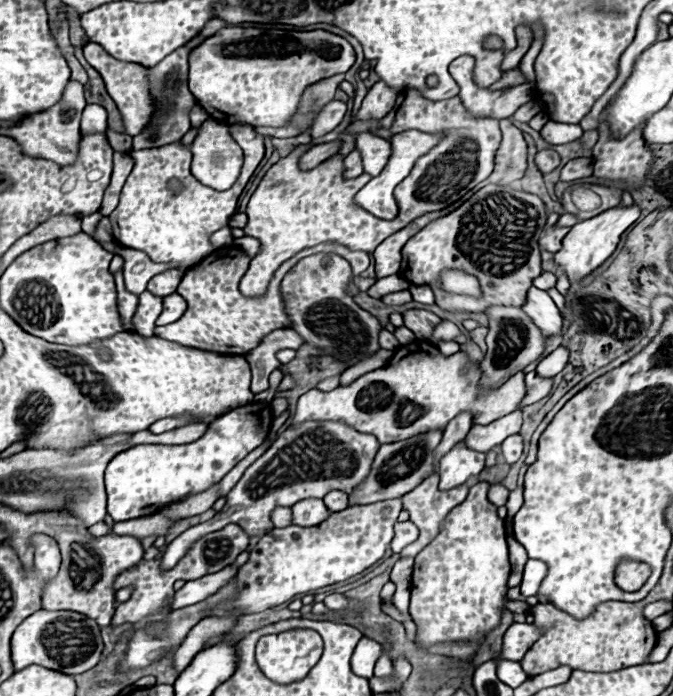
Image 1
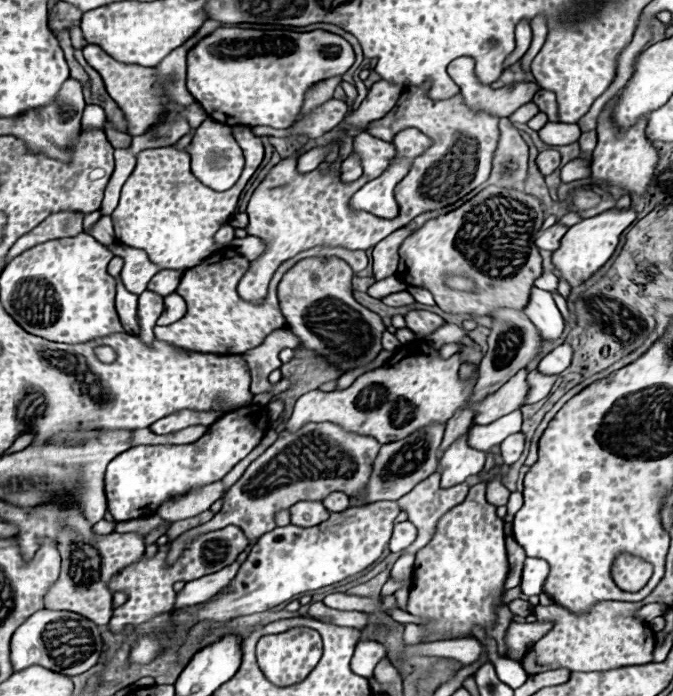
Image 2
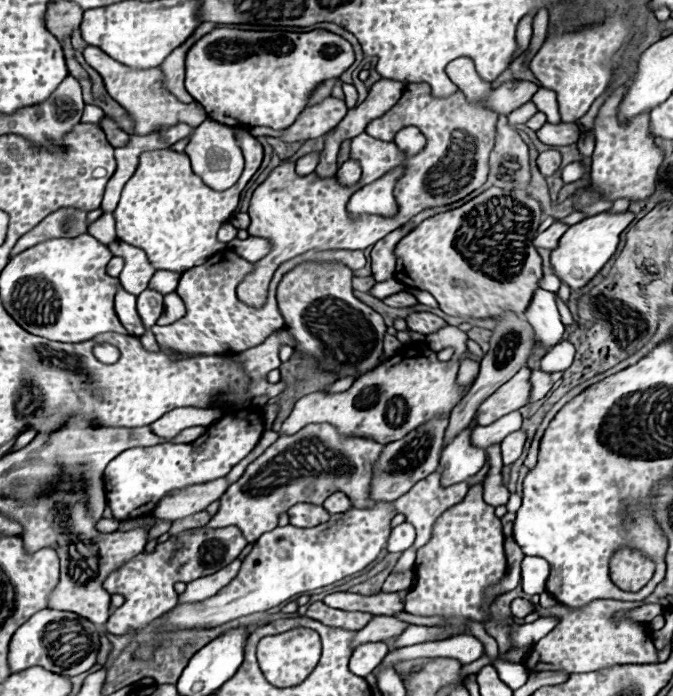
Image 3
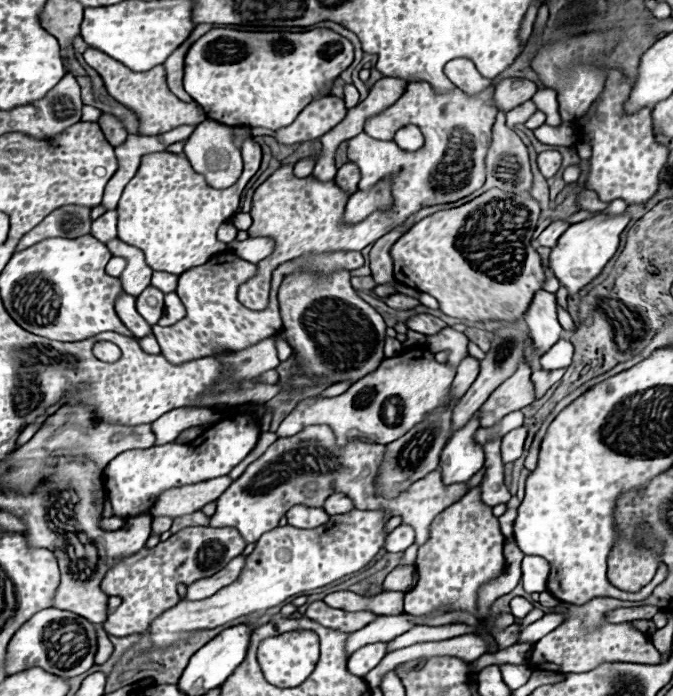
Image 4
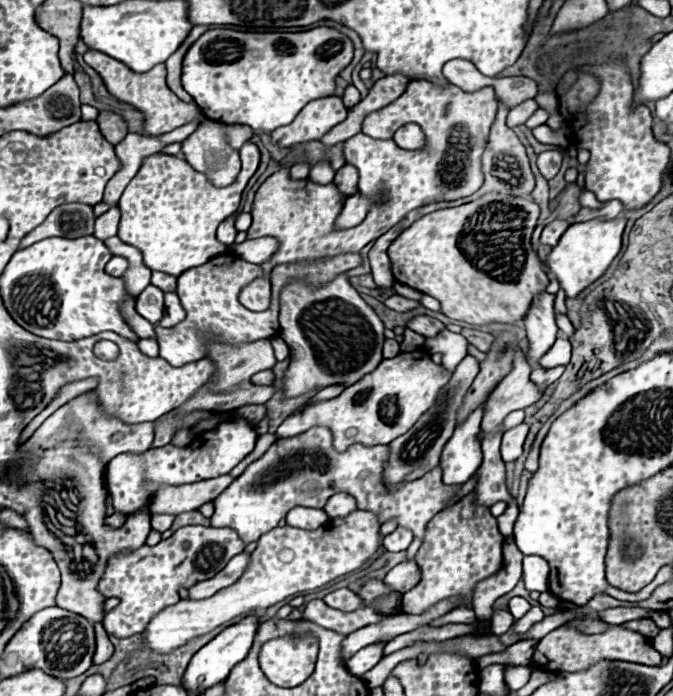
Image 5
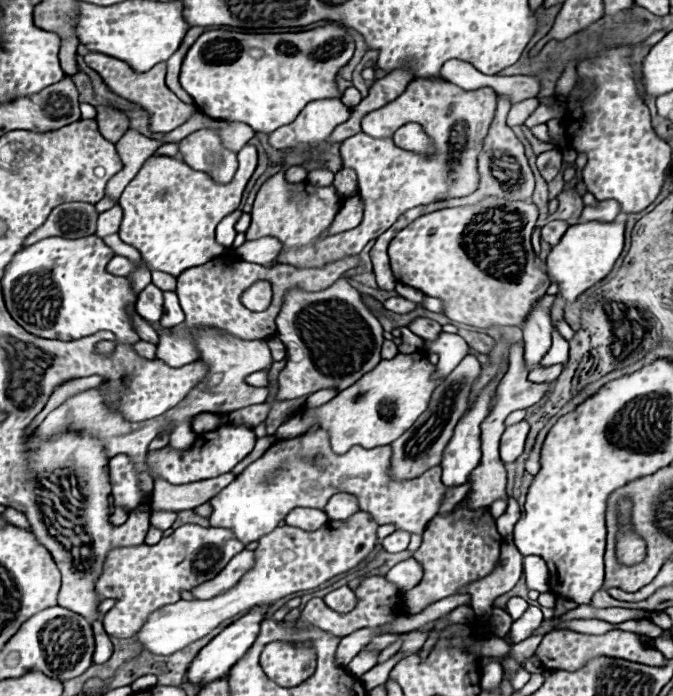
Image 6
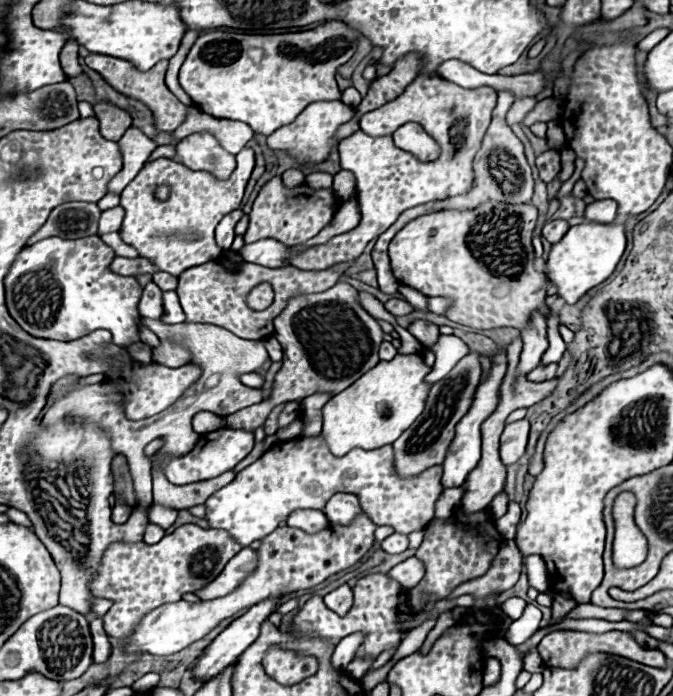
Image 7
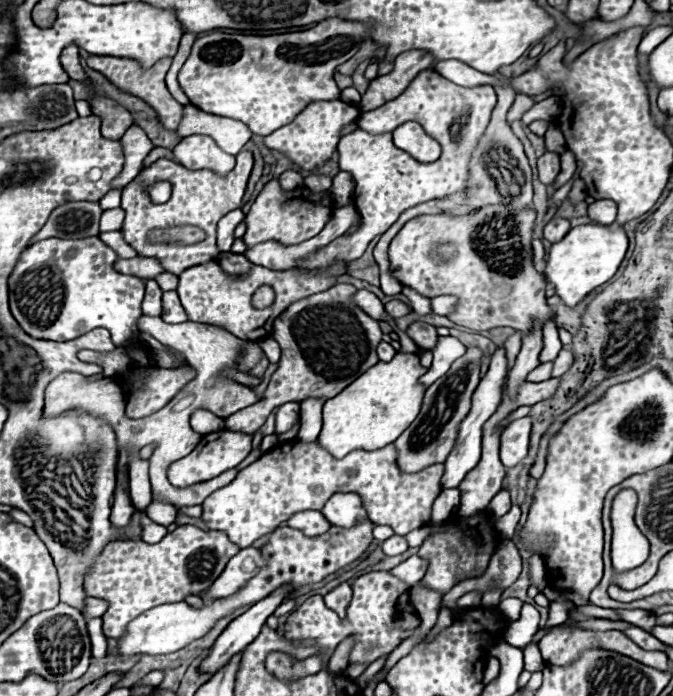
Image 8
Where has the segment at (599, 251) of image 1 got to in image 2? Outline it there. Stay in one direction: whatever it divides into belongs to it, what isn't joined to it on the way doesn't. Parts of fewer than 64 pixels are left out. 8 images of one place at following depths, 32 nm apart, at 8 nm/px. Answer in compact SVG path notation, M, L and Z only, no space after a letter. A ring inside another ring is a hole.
M608 210L598 216L592 216L588 220L582 220L568 228L568 232L560 240L560 248L552 252L552 264L560 272L560 276L574 288L584 284L600 266L608 262L608 258L614 254L620 234L636 220L634 210Z

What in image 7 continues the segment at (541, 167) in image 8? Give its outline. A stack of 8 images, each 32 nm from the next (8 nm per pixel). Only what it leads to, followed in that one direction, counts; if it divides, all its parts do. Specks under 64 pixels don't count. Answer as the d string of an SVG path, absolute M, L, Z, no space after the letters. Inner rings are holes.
M548 150L548 152L540 154L538 160L536 160L536 166L538 166L540 178L542 178L546 184L552 182L552 180L558 176L558 172L560 172L560 152Z

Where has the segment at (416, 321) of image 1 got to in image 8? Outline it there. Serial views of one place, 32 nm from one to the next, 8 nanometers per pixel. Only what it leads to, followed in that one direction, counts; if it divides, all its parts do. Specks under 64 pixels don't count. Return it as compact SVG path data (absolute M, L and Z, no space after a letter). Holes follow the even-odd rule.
M414 322L408 326L408 336L412 338L412 342L420 348L420 350L432 350L436 346L436 340L438 340L438 334L436 334L436 328L430 326L430 324L424 324L424 322Z

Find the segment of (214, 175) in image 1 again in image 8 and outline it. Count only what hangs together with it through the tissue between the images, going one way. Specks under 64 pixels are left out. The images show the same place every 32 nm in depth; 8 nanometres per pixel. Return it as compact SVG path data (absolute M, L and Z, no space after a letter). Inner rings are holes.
M186 136L174 148L174 158L190 170L214 170L228 174L234 168L234 156L222 152L210 136Z

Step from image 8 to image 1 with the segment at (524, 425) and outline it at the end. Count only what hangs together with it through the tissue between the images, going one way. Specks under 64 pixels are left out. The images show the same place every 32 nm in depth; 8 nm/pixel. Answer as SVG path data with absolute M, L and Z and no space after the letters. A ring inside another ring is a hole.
M512 434L508 436L504 442L502 442L502 456L508 464L514 464L520 454L522 454L522 448L524 448L524 440L520 434Z

